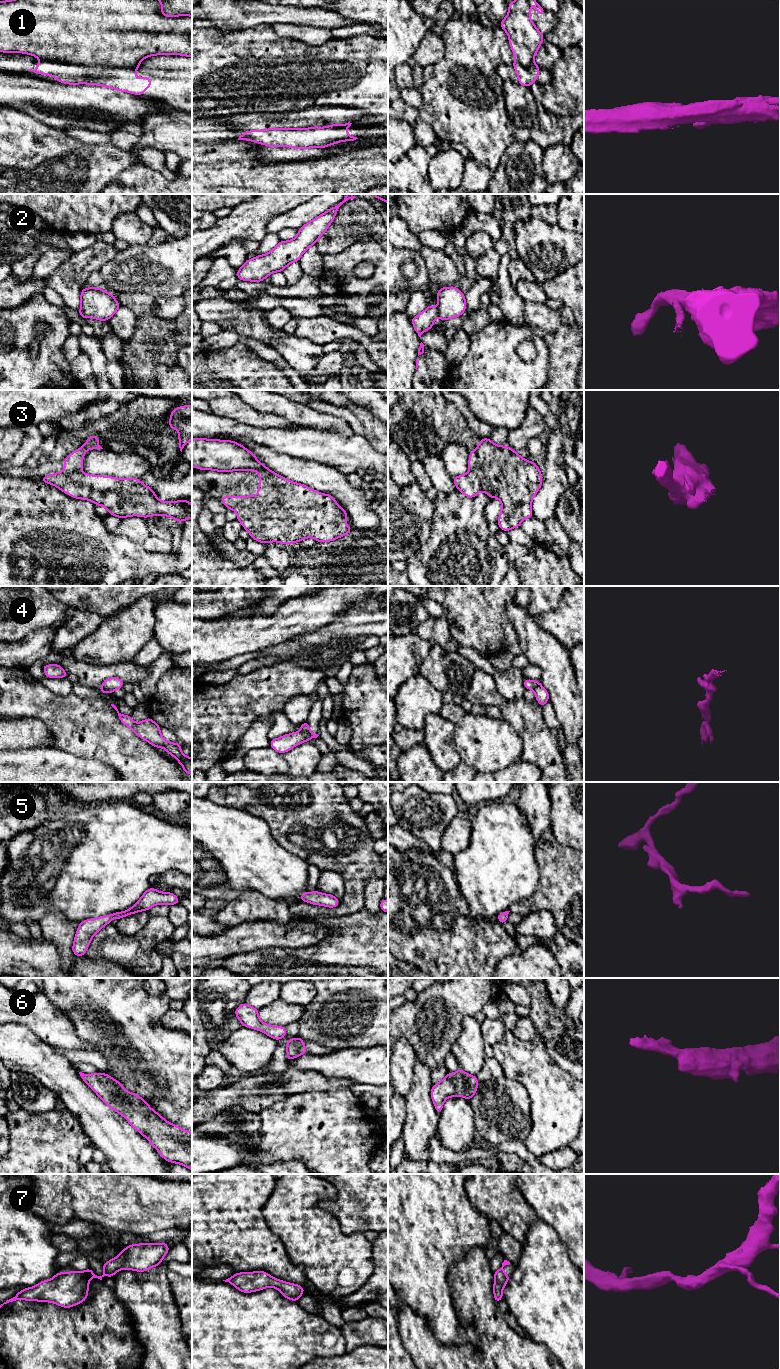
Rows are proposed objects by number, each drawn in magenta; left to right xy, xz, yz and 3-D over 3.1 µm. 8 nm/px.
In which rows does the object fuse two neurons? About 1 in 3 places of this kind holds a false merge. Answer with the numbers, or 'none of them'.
1, 2, 3, 4

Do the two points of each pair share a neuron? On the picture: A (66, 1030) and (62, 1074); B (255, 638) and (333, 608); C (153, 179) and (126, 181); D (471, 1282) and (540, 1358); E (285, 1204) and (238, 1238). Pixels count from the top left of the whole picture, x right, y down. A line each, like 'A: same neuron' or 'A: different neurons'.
A: different neurons
B: same neuron
C: same neuron
D: same neuron
E: different neurons

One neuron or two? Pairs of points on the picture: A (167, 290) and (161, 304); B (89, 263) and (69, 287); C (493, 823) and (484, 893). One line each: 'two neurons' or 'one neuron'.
A: two neurons
B: one neuron
C: one neuron

